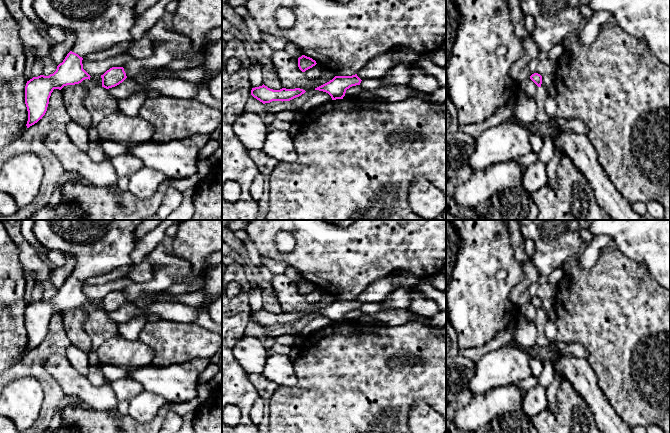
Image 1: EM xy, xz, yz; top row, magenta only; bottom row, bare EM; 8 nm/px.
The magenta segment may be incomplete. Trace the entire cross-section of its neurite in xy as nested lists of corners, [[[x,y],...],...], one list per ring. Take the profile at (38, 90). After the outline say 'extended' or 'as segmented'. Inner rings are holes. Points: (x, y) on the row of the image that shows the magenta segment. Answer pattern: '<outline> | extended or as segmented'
[[[34,0],[34,11],[48,27],[58,26],[76,36],[72,50],[56,71],[27,81],[25,104],[27,128],[45,115],[54,89],[90,80],[82,60],[89,53],[104,51],[131,41],[135,6],[139,0]]] | extended

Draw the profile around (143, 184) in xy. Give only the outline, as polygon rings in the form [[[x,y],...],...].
[[[143,166],[129,178],[128,191],[140,200],[147,200],[154,196],[167,177],[149,167]]]

